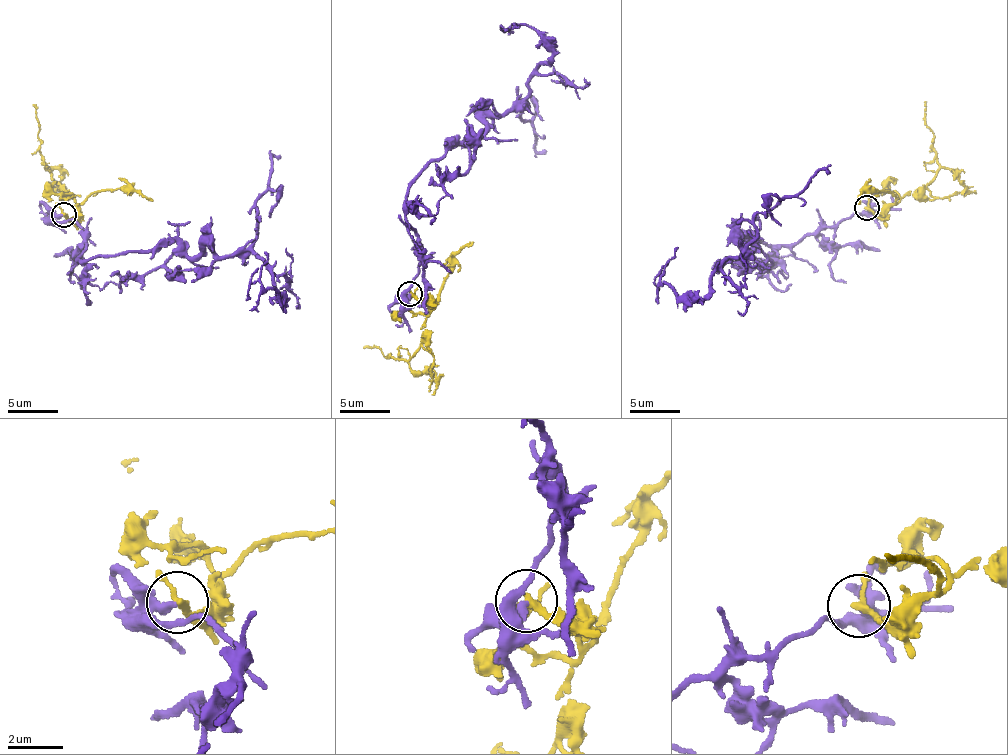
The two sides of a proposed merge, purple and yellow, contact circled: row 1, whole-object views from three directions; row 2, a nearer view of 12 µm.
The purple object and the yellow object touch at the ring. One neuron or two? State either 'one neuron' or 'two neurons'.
two neurons

